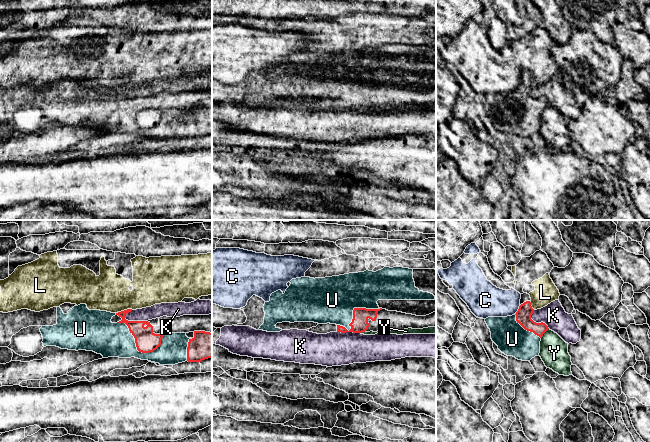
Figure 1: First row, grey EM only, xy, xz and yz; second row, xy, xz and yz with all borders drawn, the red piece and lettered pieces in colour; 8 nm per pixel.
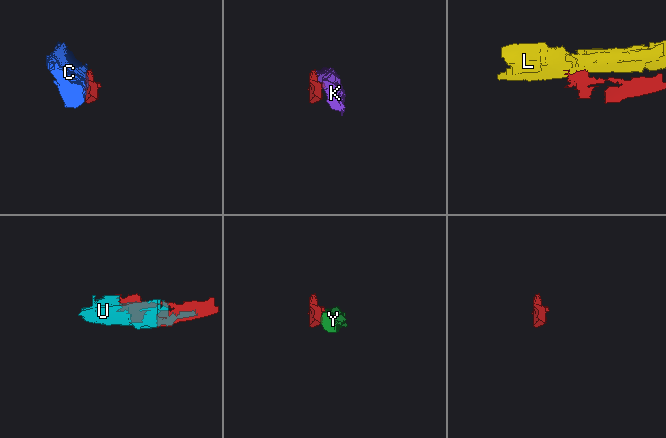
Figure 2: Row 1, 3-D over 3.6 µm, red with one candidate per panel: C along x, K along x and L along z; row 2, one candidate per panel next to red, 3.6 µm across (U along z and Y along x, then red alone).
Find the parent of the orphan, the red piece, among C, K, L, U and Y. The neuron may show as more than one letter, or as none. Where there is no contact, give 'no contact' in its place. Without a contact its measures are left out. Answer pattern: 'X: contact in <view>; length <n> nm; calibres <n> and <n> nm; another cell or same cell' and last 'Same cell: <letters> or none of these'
C: contact in yz; length 90 nm; calibres 130 and 260 nm; another cell
K: contact in xy; length 200 nm; calibres 180 and 110 nm; another cell
L: contact in xy; length 140 nm; calibres 140 and 300 nm; another cell
U: contact in xy; length 400 nm; calibres 180 and 280 nm; same cell
Y: contact in yz; length 110 nm; calibres 130 and 220 nm; another cell
Same cell: U

